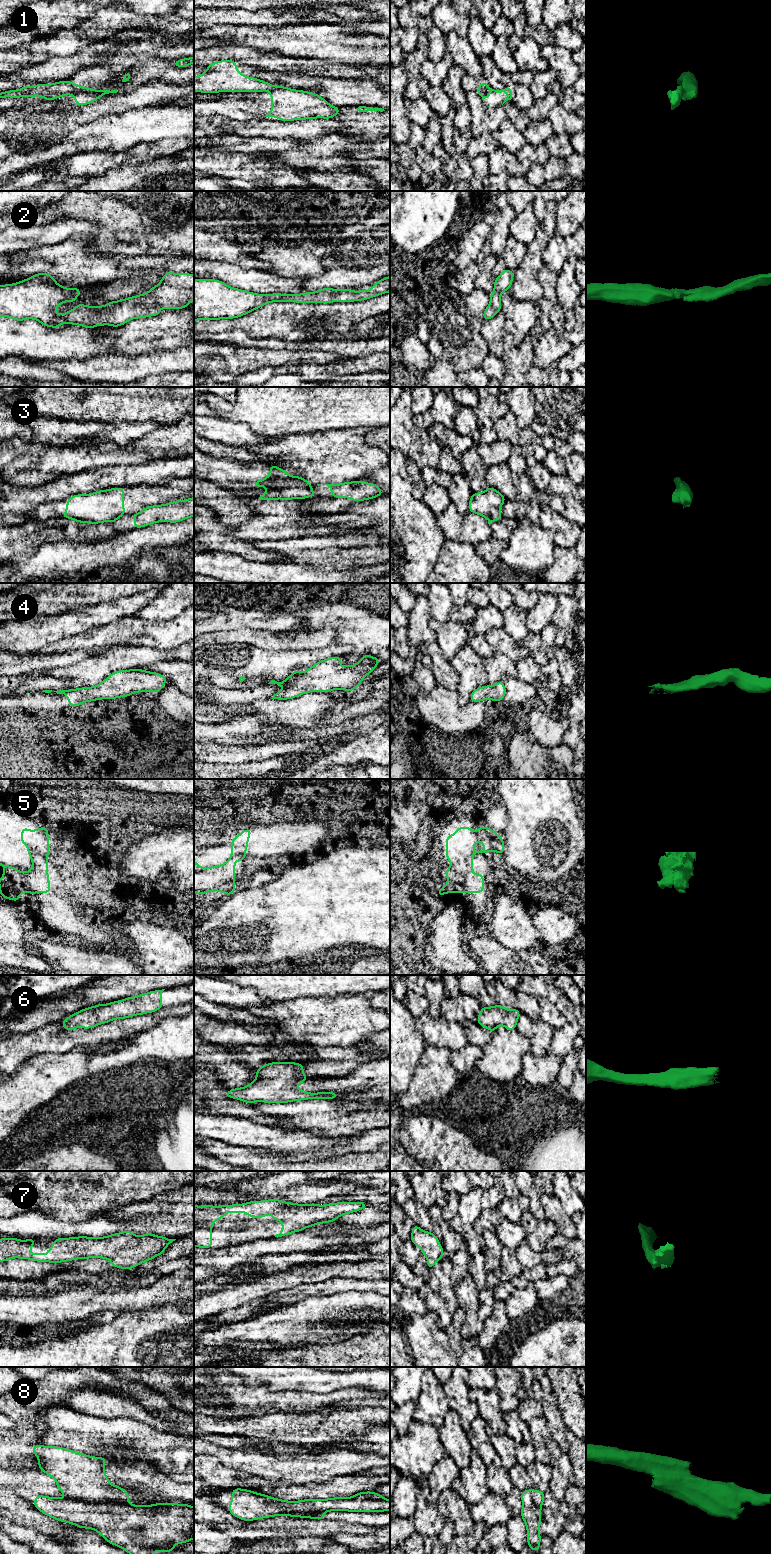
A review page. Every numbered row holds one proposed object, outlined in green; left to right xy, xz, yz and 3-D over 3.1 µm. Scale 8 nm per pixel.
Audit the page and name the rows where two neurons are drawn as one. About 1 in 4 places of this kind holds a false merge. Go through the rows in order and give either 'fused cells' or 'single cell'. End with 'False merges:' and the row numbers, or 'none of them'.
1: fused cells
2: single cell
3: fused cells
4: single cell
5: single cell
6: single cell
7: single cell
8: fused cells
False merges: 1, 3, 8

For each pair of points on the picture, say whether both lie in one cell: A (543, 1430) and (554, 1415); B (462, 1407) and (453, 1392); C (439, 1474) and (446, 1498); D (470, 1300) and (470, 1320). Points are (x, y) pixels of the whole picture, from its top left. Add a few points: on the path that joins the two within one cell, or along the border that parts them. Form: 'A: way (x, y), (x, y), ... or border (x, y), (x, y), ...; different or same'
A: border (543, 1415), (551, 1437); different
B: way (461, 1403), (457, 1396); same
C: border (450, 1487), (446, 1488), (434, 1503); different
D: way (470, 1305), (470, 1315); same

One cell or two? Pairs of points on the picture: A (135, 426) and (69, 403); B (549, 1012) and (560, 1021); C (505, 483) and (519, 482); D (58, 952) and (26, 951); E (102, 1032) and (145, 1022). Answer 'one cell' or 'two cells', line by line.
A: one cell
B: one cell
C: two cells
D: two cells
E: one cell

